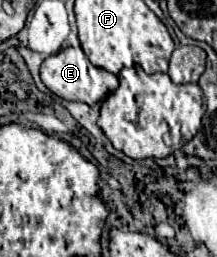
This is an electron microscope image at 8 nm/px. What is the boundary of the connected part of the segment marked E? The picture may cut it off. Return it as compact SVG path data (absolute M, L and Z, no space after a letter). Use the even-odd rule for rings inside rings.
M67 47L41 63L41 79L51 93L55 93L61 99L80 101L89 106L93 106L94 102L99 102L119 86L118 74L93 66L81 47Z

